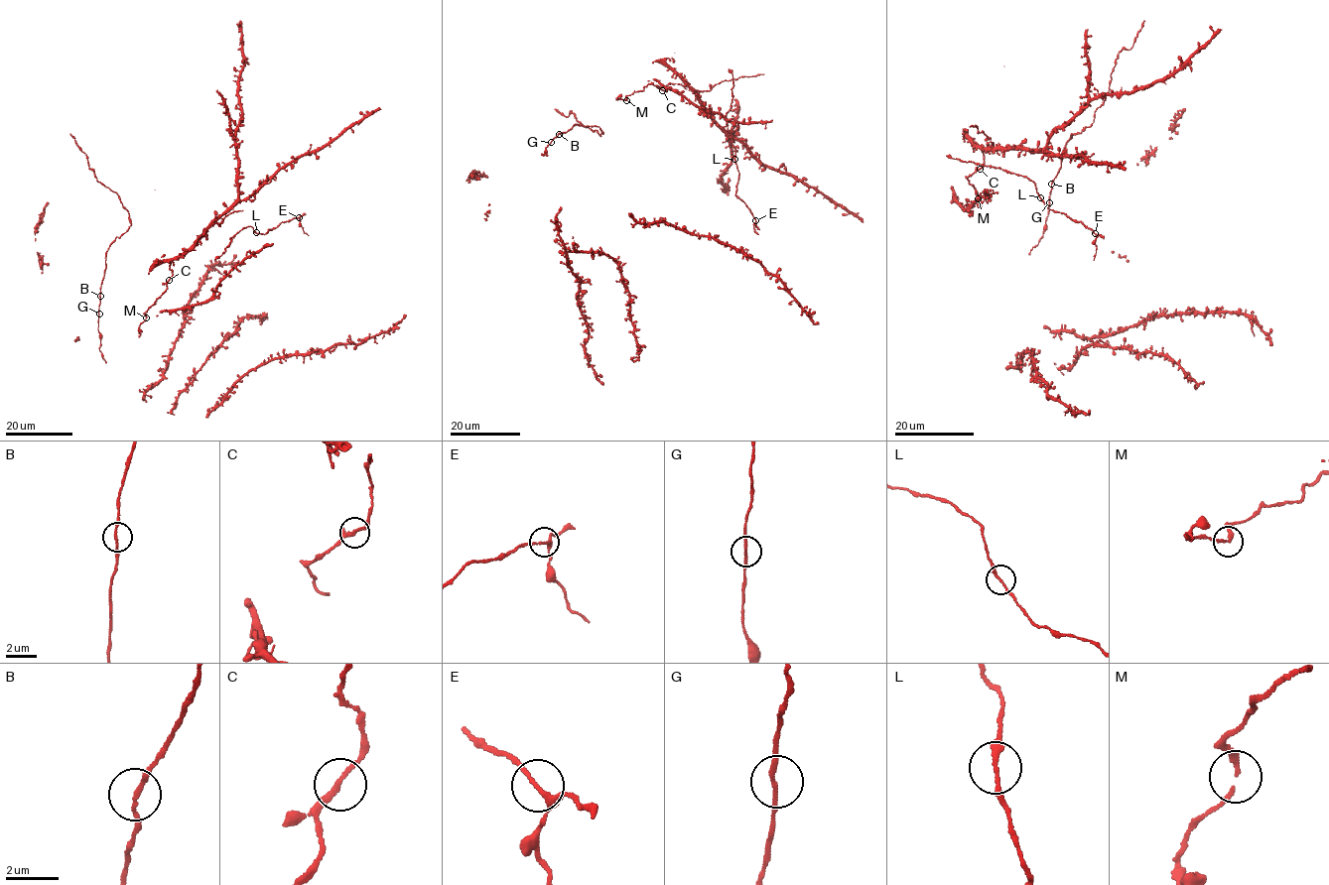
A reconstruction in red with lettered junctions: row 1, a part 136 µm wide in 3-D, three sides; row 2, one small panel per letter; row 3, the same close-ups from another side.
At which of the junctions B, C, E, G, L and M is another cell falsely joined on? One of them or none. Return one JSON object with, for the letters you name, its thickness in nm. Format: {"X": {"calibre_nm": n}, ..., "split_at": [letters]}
{"split_at": []}

